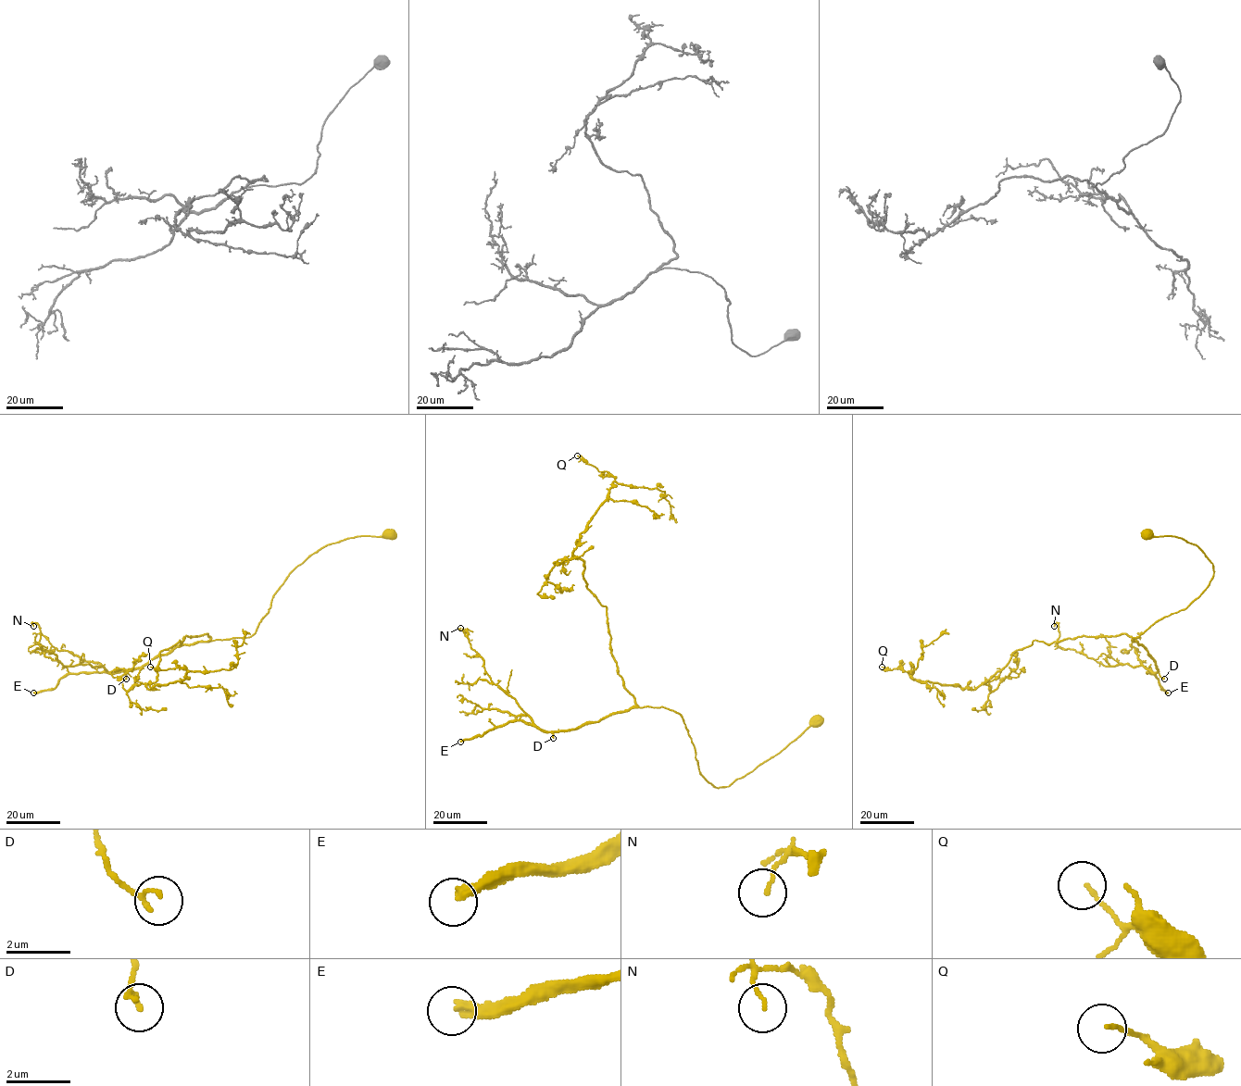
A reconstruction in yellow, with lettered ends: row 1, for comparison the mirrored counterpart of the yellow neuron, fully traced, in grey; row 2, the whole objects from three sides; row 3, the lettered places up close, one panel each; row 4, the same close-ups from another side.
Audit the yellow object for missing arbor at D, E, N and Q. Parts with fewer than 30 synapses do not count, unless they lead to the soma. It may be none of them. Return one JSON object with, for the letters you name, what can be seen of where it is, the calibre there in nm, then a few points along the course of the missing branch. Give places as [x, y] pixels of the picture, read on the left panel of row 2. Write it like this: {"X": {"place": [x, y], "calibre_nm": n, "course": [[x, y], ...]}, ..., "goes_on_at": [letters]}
{"E": {"place": [33, 692], "calibre_nm": 280}, "goes_on_at": ["E"]}

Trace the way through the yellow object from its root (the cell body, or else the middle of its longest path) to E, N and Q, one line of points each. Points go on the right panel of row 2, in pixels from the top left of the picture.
E: (1147, 533), (1195, 544), (1213, 565), (1186, 607), (1134, 638), (1168, 692)
N: (1147, 533), (1195, 544), (1213, 571), (1186, 607), (1134, 638), (1156, 672), (1061, 648), (1054, 626)
Q: (1147, 533), (1195, 544), (1213, 576), (1186, 607), (1134, 641), (1124, 633), (1034, 641), (973, 689), (882, 667)

